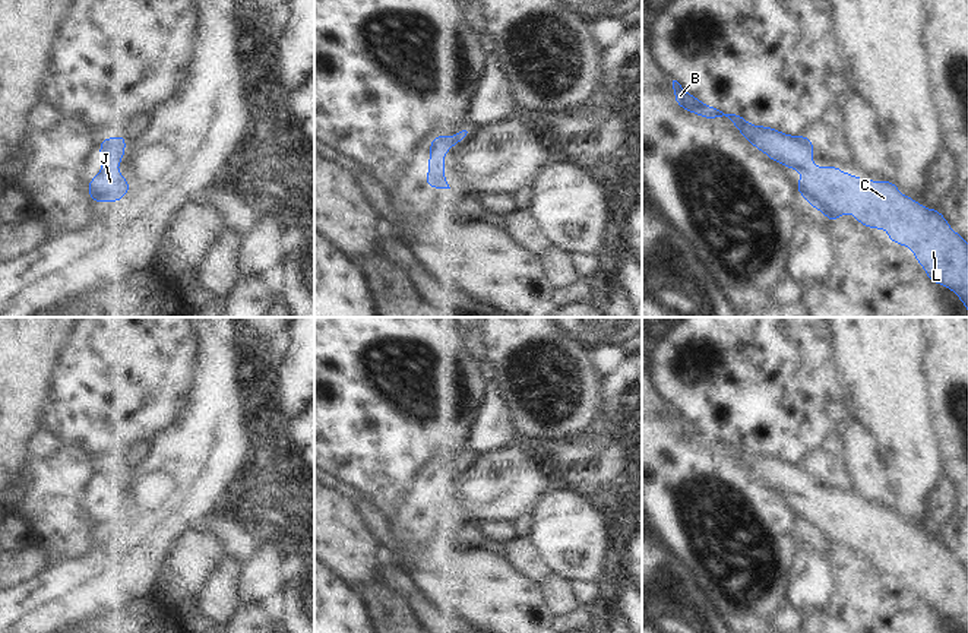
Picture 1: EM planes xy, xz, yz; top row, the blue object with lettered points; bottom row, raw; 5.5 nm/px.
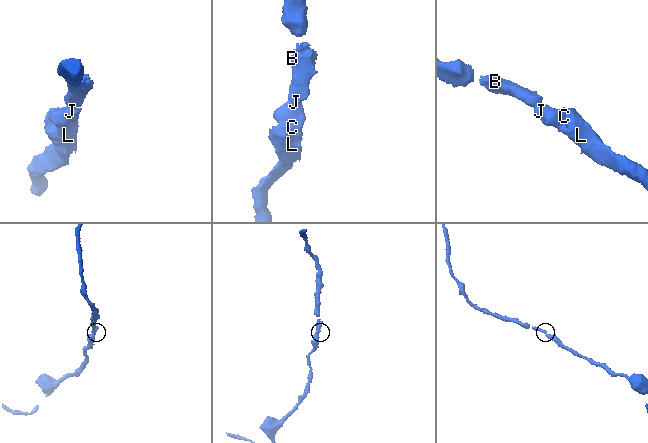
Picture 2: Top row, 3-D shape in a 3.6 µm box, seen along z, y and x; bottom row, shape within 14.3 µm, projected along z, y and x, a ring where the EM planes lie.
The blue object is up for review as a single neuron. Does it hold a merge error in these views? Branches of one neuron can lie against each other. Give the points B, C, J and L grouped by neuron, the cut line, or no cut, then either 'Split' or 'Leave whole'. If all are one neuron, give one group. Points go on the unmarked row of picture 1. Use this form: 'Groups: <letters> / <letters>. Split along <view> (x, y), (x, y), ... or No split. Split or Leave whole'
Groups: B C J L. No split. Leave whole.

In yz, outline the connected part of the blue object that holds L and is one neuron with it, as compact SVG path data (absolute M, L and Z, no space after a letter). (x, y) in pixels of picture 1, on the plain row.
M673 408L673 417L678 434L708 447L722 444L733 449L737 458L774 490L801 499L803 503L795 513L797 519L812 535L823 539L828 548L836 548L848 539L857 545L860 553L870 554L871 557L882 557L885 554L888 557L886 566L912 576L915 588L924 595L930 610L948 614L964 629L964 633L968 633L968 570L950 556L946 545L939 538L934 535L926 537L910 523L902 523L901 518L889 507L879 510L864 507L841 499L836 493L814 494L813 466L784 462L772 455L753 453L747 450L741 441L730 441L721 436L703 431L696 424L686 420L677 408Z

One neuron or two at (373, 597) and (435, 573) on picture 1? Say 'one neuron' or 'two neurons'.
two neurons

